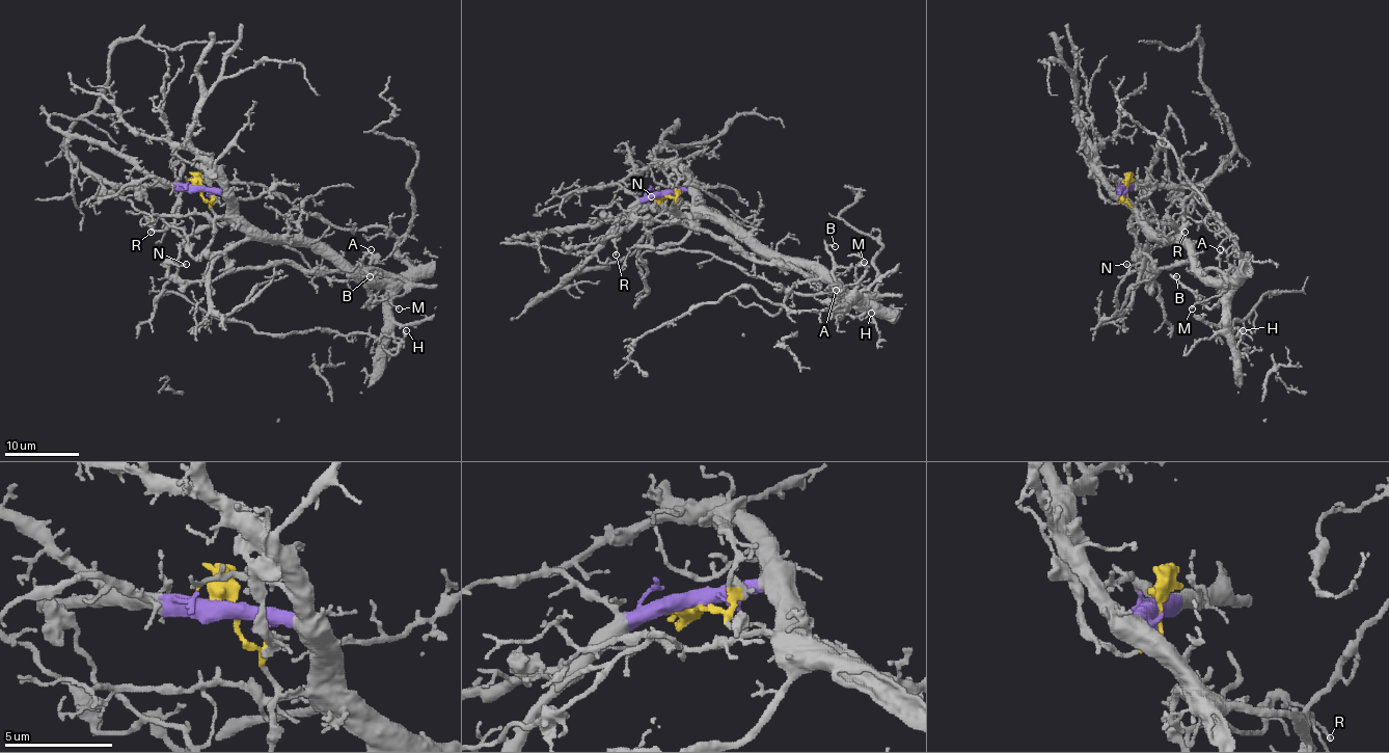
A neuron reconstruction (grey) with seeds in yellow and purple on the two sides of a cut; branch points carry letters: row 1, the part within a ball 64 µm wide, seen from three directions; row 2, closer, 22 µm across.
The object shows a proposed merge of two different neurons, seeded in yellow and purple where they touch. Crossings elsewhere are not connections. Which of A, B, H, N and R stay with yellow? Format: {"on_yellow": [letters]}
{"on_yellow": ["N", "R"]}

